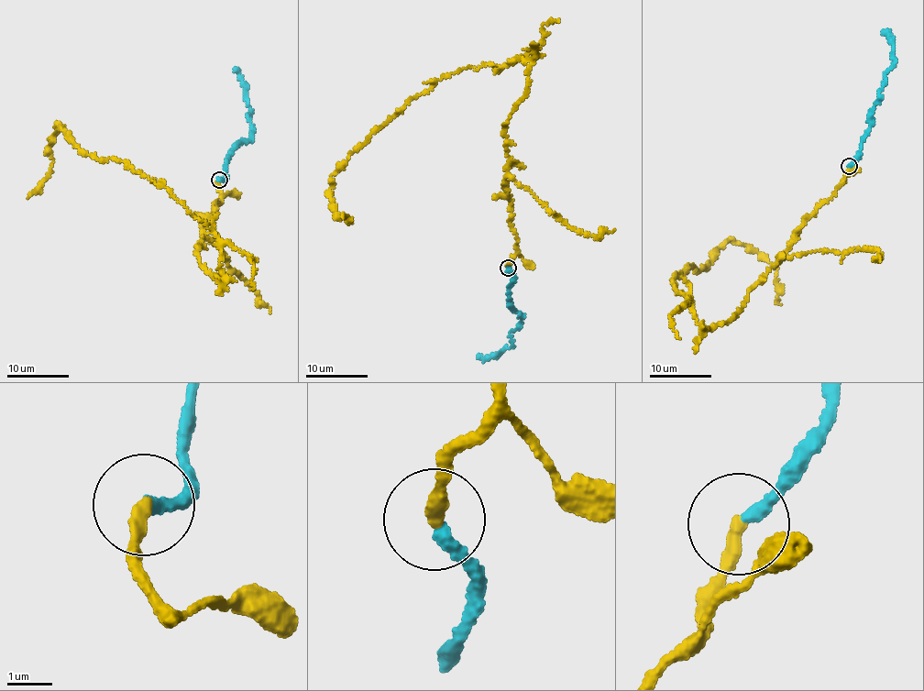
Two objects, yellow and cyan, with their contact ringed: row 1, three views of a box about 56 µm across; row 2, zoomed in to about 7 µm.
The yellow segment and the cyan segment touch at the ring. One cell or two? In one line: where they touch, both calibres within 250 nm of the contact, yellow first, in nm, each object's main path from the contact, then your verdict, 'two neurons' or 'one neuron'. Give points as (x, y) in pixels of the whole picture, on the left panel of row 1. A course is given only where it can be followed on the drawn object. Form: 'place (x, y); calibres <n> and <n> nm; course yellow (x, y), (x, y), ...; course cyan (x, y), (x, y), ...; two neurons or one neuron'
place (219, 180); calibres 320 and 280 nm; course yellow (219, 180), (196, 256), (219, 278), (218, 239), (165, 182), (80, 149), (60, 125), (49, 177), (27, 198); course cyan (219, 180), (225, 179), (229, 152), (250, 139), (252, 131), (246, 86), (236, 69); two neurons

